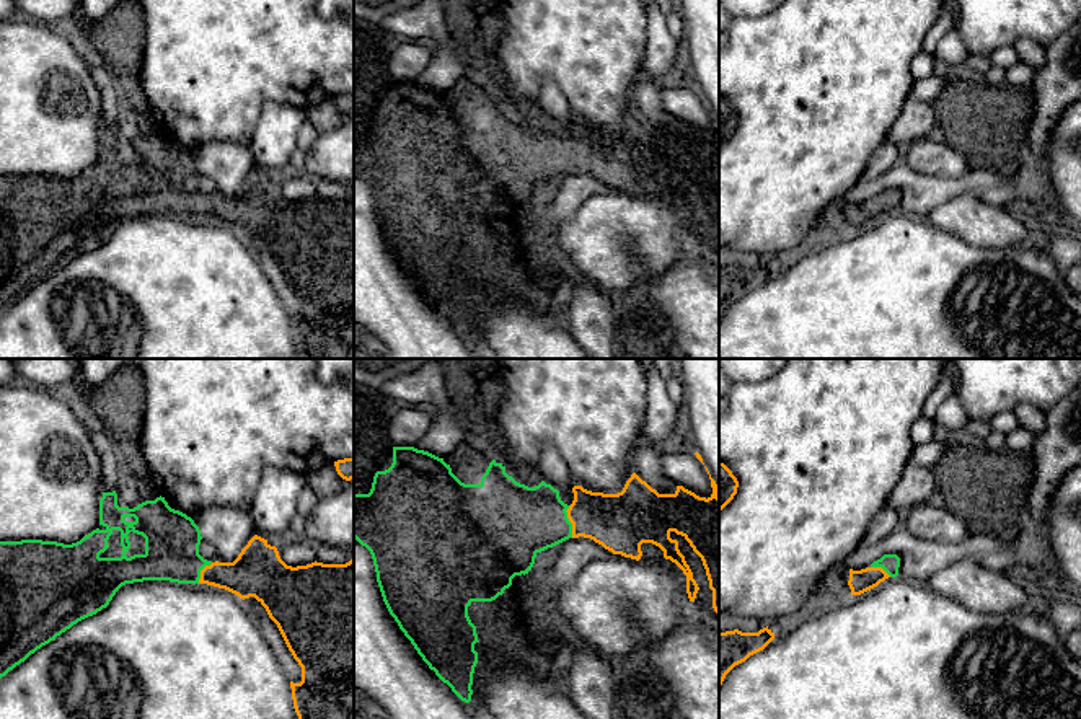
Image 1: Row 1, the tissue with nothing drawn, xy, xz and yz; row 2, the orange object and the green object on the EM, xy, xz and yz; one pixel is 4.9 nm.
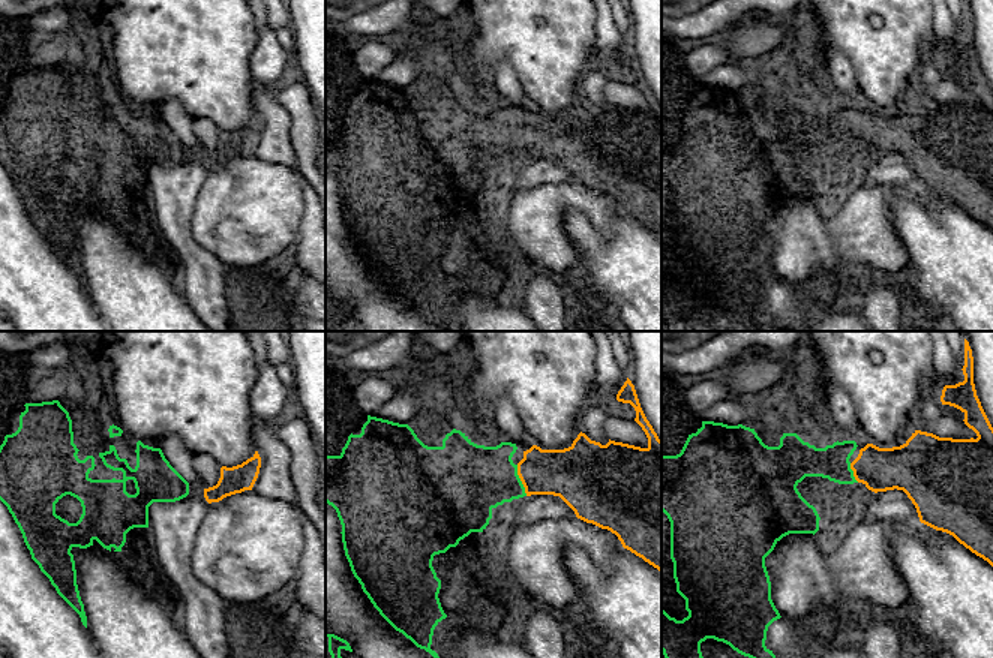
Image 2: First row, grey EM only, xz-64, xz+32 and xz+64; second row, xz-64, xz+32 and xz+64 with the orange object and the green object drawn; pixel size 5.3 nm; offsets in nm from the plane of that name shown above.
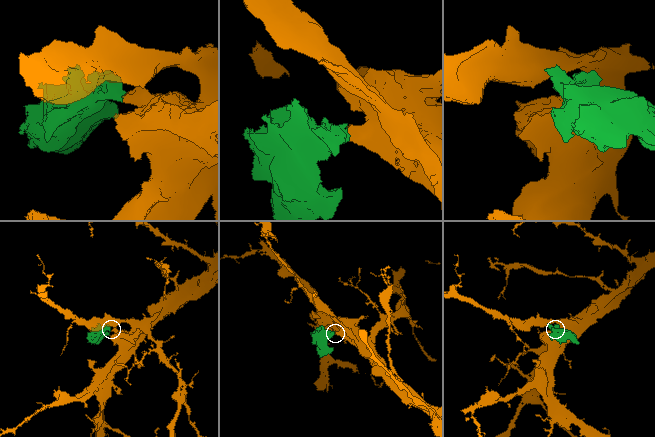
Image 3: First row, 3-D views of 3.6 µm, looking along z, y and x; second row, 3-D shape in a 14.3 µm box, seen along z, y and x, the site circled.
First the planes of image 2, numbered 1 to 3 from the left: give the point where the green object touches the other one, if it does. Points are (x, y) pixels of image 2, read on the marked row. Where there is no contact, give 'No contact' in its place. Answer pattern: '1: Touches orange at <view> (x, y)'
1: No contact
2: Touches orange at xz+32 (521, 480)
3: Touches orange at xz+64 (854, 472)

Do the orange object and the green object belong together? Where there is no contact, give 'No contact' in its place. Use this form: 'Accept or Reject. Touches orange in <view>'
Accept. Touches orange in xz

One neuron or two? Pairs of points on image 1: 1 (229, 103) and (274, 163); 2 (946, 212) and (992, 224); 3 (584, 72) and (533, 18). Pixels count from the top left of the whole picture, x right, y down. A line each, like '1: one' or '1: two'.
1: two
2: one
3: one

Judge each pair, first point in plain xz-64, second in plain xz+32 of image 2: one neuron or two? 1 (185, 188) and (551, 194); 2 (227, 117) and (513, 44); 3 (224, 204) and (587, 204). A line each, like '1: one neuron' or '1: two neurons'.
1: two neurons
2: one neuron
3: one neuron

